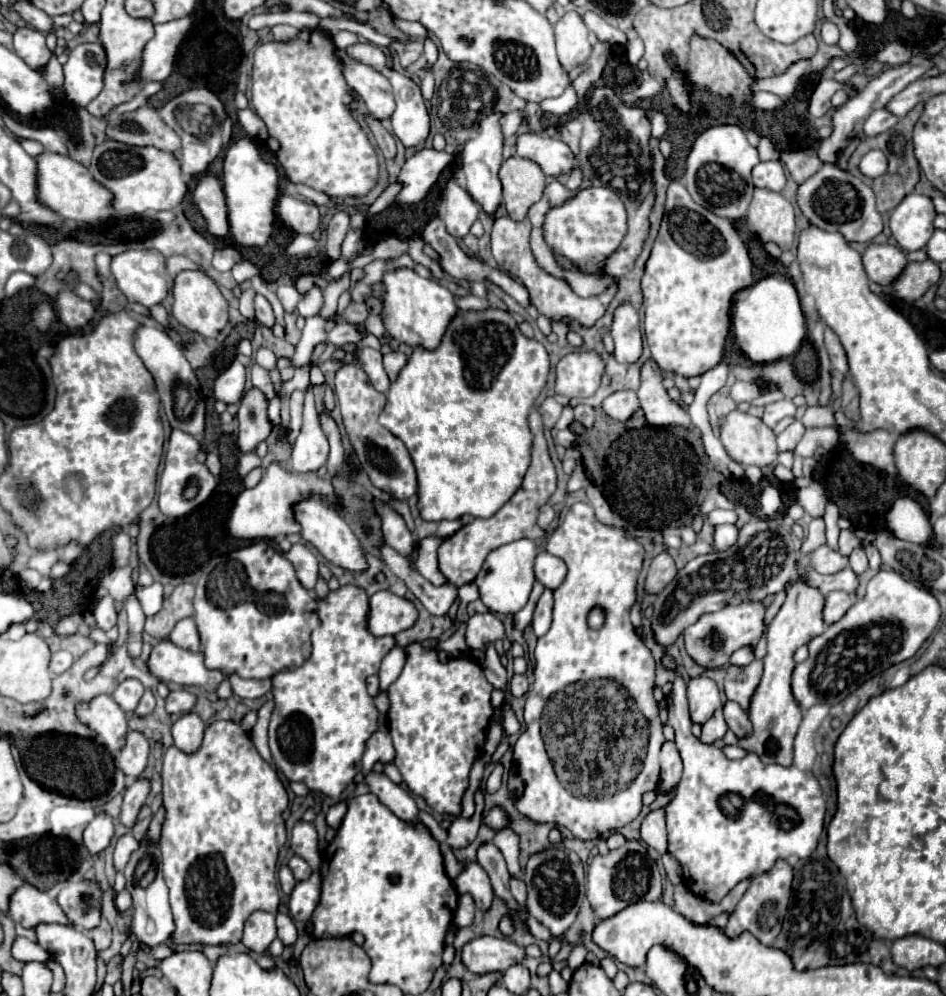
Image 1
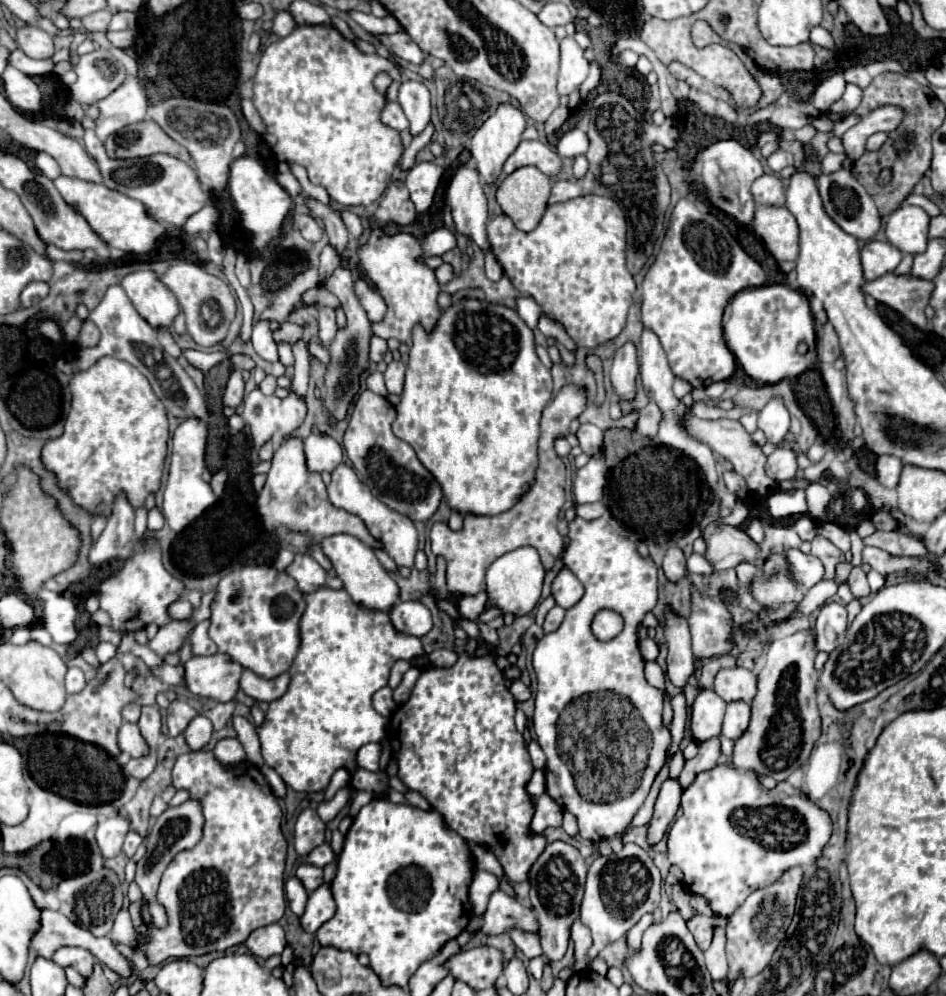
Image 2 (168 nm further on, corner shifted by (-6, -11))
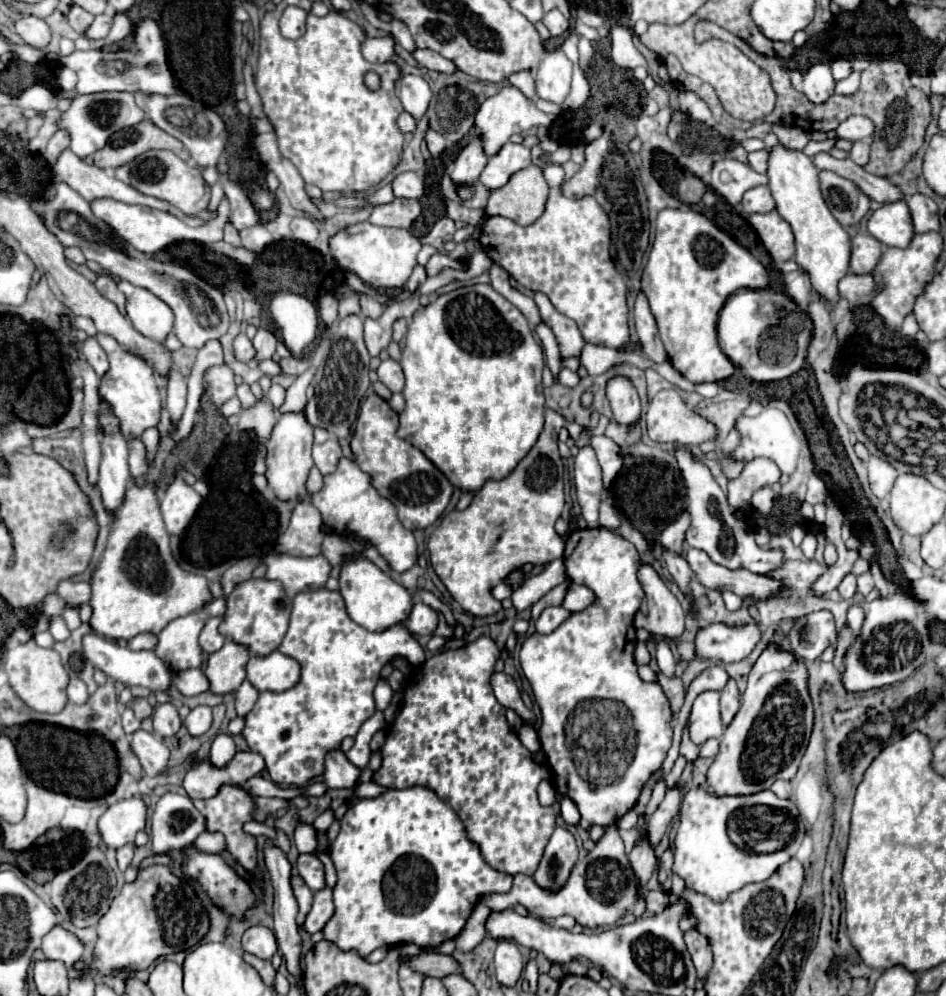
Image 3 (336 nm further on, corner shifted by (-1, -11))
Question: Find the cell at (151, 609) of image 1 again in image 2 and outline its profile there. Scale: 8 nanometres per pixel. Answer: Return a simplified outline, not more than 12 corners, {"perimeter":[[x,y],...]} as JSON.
{"perimeter":[[185,598],[169,606],[171,618],[183,620],[191,614],[191,604]]}

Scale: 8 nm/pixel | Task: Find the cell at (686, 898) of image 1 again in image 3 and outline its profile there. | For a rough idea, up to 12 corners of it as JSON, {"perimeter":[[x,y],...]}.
{"perimeter":[[696,928],[684,932],[696,978],[712,968],[708,940]]}

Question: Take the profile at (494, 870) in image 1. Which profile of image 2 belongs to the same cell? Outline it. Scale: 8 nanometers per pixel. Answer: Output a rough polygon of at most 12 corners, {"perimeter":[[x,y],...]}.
{"perimeter":[[509,930],[525,958],[543,954],[539,934]]}

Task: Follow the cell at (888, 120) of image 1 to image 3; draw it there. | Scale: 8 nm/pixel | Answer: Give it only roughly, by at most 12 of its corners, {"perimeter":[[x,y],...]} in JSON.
{"perimeter":[[856,142],[850,158],[864,166],[868,162],[870,144]]}

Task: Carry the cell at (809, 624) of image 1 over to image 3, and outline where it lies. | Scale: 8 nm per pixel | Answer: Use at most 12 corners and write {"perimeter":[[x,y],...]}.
{"perimeter":[[770,646],[704,788],[792,780],[812,732],[806,668]]}

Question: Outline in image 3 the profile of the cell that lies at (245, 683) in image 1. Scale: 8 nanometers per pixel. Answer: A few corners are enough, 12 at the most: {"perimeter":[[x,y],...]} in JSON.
{"perimeter":[[274,650],[252,654],[248,680],[284,692],[300,682],[300,664]]}

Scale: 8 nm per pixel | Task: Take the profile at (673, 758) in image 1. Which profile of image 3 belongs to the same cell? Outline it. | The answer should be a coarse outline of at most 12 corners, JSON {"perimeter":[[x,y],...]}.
{"perimeter":[[638,840],[628,858],[640,890],[656,864],[654,850]]}

